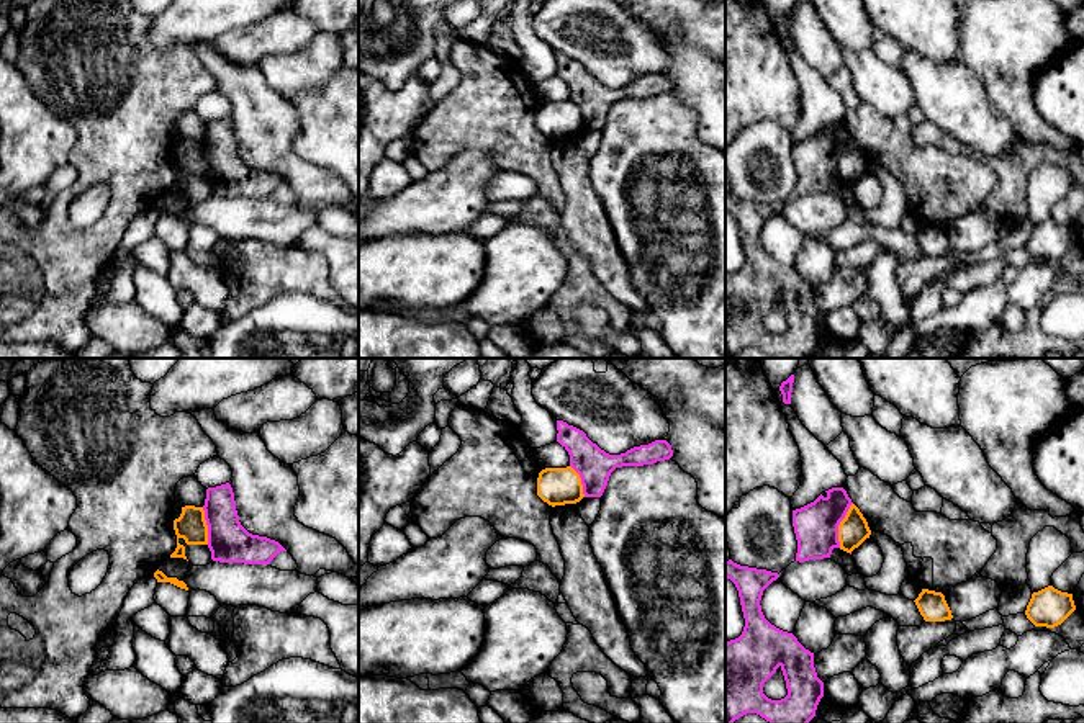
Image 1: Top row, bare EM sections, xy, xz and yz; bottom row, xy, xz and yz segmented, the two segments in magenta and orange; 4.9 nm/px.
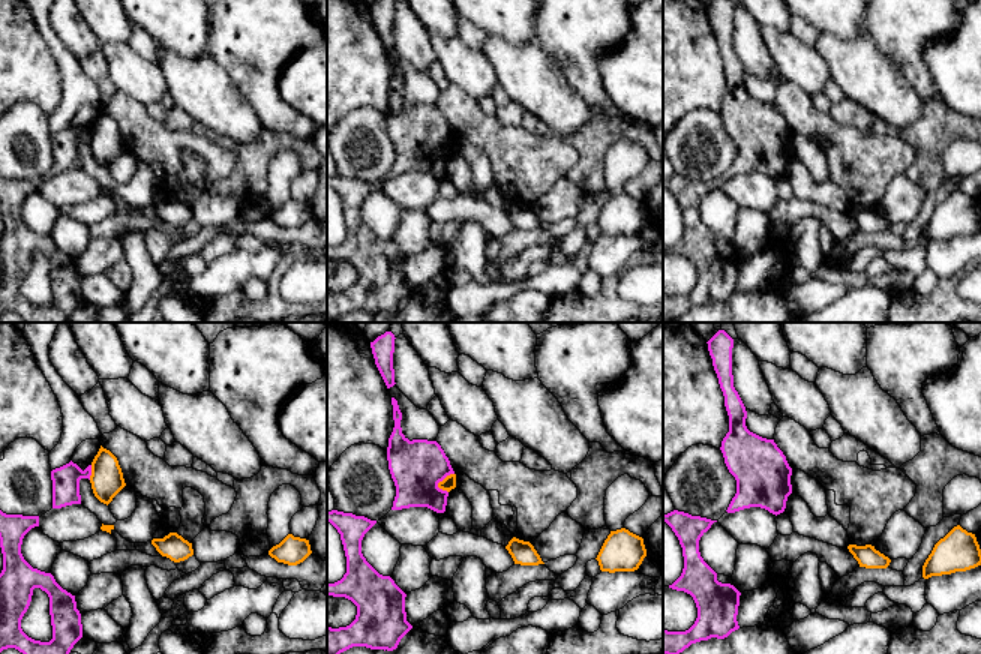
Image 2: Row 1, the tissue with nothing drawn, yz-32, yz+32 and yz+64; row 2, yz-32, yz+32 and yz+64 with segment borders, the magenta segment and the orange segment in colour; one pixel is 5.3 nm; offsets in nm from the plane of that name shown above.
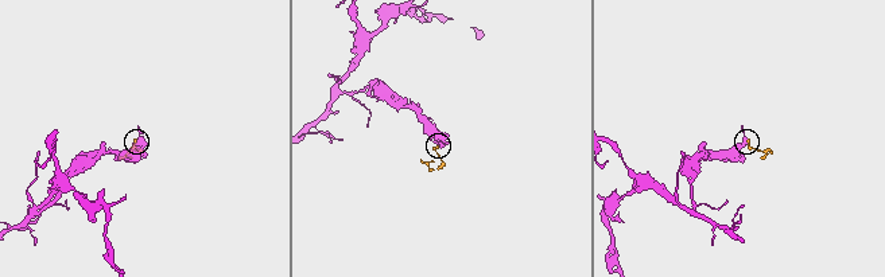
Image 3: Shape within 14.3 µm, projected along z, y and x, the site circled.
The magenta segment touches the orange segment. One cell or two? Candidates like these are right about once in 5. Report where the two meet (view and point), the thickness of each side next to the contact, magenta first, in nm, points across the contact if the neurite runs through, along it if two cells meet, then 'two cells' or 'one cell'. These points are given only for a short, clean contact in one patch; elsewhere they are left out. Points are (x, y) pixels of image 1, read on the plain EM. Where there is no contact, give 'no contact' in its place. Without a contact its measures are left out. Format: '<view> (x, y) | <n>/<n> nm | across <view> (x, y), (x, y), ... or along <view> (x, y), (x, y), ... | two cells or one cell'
yz (839, 157) | 220/150 nm | along yz (852, 136), (839, 159), (839, 180) | two cells

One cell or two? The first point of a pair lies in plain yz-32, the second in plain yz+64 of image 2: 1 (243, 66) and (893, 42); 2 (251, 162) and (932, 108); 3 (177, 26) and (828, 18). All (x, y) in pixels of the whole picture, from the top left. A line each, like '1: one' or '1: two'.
1: one
2: one
3: one

